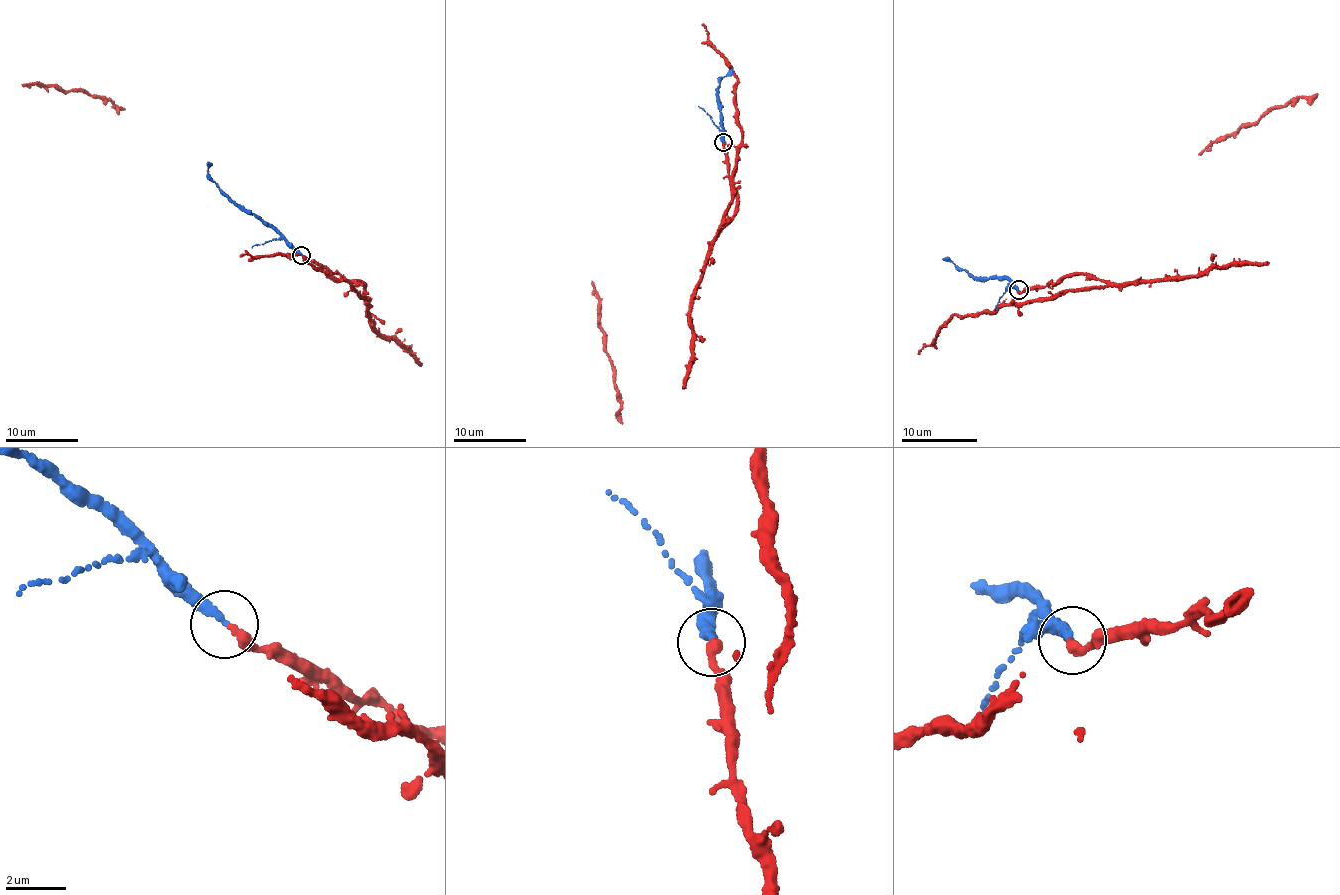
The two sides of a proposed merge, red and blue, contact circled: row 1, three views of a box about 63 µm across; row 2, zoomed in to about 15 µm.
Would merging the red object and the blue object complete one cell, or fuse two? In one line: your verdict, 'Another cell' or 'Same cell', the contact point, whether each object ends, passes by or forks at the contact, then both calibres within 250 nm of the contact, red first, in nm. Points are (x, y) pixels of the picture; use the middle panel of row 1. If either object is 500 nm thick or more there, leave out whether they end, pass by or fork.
Same cell. Place: (723, 142). At the ring red ends. At the ring blue ends. Thickness 300 nm (red) against 280 nm

